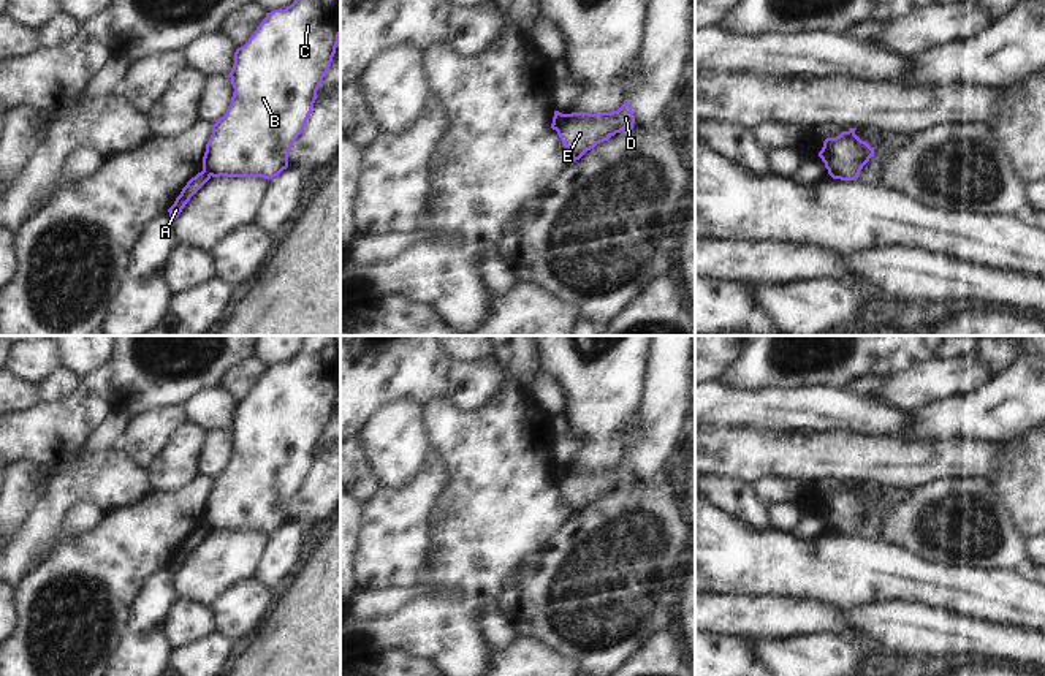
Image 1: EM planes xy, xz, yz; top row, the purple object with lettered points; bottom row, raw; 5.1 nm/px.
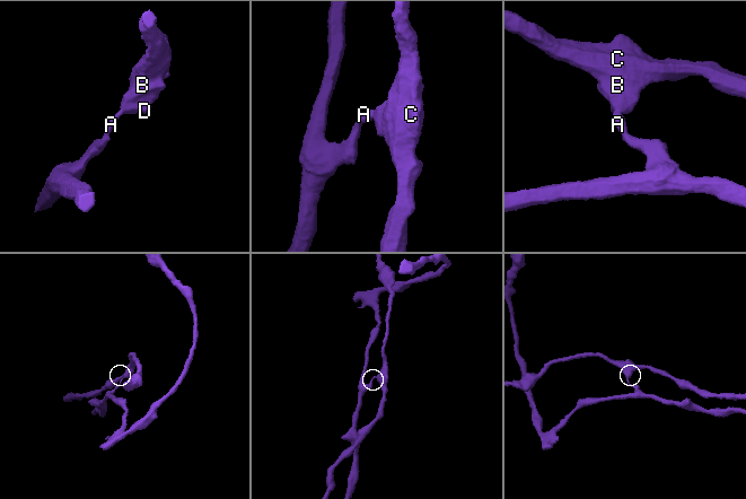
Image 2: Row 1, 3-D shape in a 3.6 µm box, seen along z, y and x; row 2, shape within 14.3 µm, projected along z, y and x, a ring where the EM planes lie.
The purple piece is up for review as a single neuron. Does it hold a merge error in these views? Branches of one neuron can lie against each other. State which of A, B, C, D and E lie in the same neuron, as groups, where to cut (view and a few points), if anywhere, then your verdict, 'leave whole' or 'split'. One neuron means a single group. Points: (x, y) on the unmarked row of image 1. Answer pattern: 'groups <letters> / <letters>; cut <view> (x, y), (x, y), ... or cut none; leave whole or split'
groups A / B C D E; cut xz (564, 469), (556, 485); split

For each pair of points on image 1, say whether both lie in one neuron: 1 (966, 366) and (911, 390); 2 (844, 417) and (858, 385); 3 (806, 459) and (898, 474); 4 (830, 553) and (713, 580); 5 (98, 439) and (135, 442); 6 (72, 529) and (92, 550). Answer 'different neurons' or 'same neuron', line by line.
1: same neuron
2: different neurons
3: same neuron
4: same neuron
5: different neurons
6: different neurons

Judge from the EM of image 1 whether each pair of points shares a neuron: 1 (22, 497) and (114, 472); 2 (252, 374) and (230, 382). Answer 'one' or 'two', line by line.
1: two
2: one

